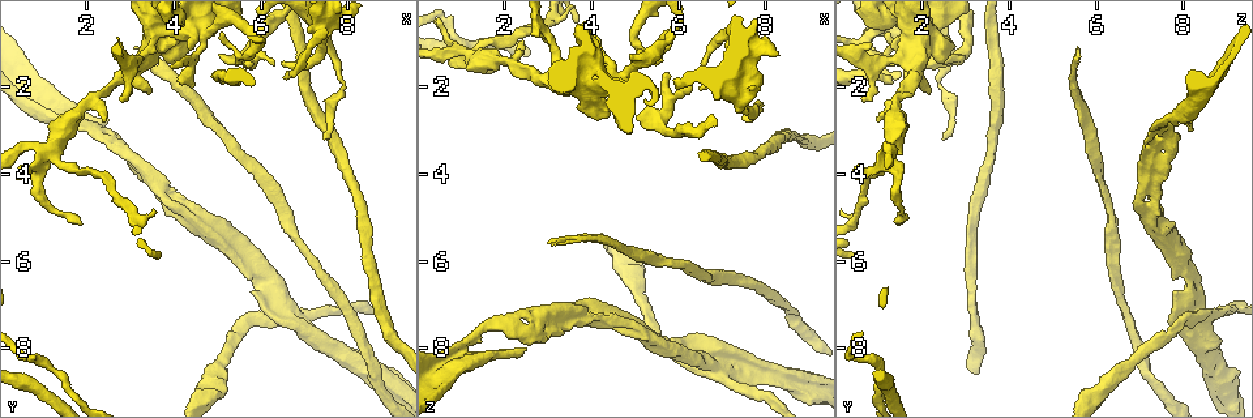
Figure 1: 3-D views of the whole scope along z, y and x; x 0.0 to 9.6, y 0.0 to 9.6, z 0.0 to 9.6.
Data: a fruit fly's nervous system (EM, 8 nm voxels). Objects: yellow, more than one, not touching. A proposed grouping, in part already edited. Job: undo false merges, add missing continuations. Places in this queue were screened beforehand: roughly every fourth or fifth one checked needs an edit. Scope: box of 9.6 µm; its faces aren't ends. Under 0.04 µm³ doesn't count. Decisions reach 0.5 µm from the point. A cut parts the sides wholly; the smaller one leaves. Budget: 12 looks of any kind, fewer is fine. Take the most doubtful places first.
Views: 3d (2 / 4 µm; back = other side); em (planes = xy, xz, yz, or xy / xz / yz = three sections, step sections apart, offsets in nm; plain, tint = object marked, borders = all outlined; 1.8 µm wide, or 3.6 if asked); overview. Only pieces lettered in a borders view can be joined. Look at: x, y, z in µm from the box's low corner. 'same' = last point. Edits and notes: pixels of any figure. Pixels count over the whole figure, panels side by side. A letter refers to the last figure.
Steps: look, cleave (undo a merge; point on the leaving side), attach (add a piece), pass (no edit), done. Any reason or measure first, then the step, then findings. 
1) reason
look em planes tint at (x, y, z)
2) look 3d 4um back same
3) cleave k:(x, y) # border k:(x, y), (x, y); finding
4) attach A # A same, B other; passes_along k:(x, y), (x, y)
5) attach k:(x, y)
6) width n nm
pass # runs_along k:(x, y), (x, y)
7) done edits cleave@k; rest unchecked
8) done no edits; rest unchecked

arms run side by side
look 3d 2um at (6.55, 7.20, 8.25)

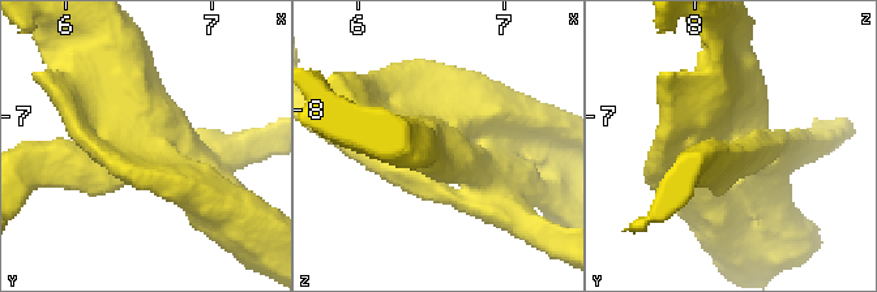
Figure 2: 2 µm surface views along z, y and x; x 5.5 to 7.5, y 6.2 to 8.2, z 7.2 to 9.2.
look em planes plain at (6.56, 7.20, 8.26)

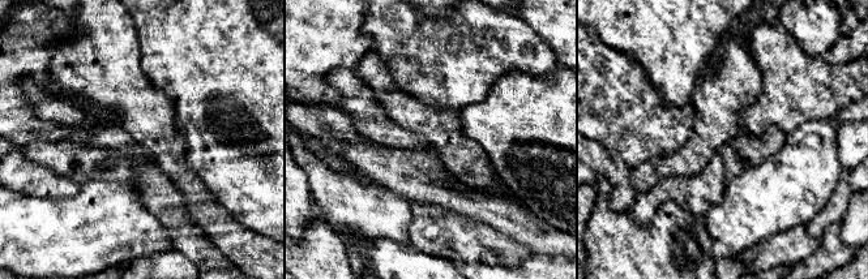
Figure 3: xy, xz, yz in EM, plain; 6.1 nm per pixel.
look em planes borders same

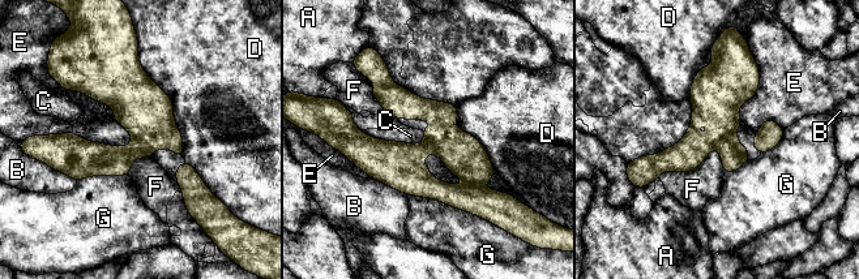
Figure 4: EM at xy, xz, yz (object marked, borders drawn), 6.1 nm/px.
cleave 4:(107, 161) # A other, B other, C other, D other, E other, F other, G other; border 4:(135, 138), (152, 151); a second neuron is stuck on

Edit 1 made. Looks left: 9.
look overview

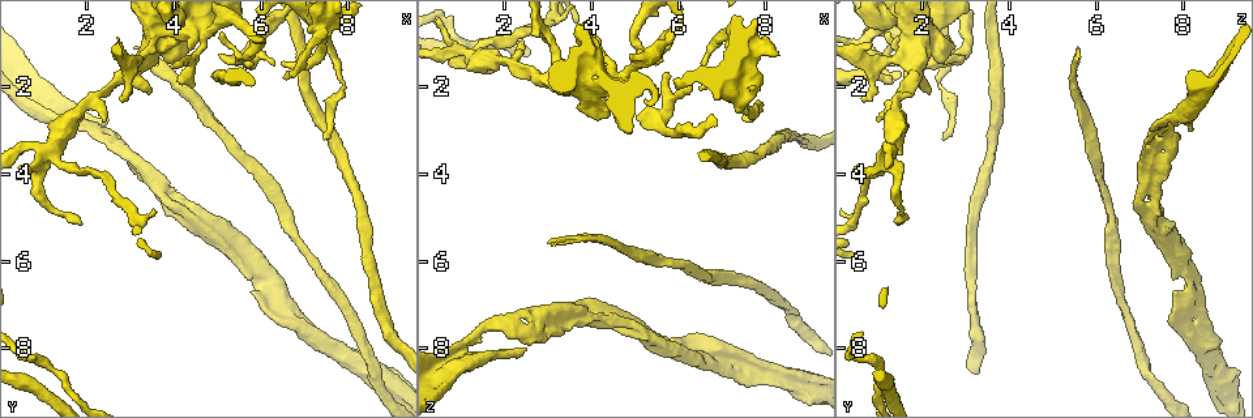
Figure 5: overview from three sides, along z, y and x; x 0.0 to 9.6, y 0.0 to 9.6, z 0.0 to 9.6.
look em planes borders at (1.00, 2.70, 8.15)

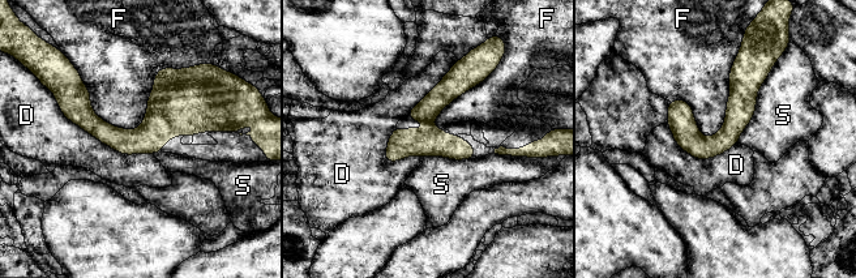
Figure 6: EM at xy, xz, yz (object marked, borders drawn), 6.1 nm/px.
width 150 nm
pass # D other, F other, S other; border 6:(192, 67), (76, 71); all the same neuron

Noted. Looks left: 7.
side arm on a straight run
look 3d 2um at (3.80, 4.35, 7.30)

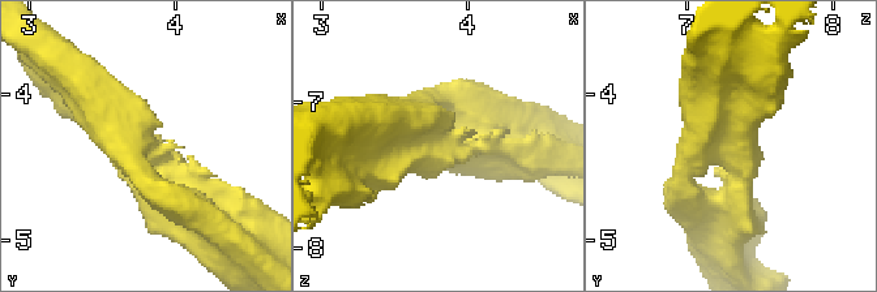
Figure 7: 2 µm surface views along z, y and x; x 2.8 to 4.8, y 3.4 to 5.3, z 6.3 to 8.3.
arms 3; arm_widths 260, 300, 300 nm
look em planes borders at (3.76, 4.40, 7.26)

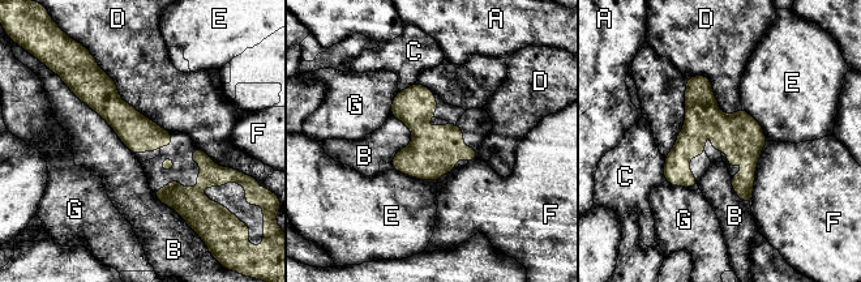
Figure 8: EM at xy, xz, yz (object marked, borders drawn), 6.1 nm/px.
pass # A other, B other, C other, D other, E other, F other, G other; runs_along 8:(90, 78), (142, 135), (167, 142); all the same neuron

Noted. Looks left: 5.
sudden change in width
look 3d 2um at (1.25, 3.50, 1.25)

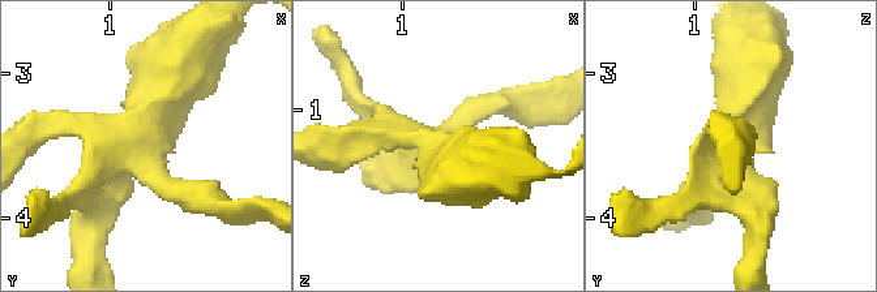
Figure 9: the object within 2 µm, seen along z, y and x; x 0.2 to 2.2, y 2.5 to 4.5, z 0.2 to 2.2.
need the tissue
look em yz step 16 tint at (1.24, 3.52, 1.20)

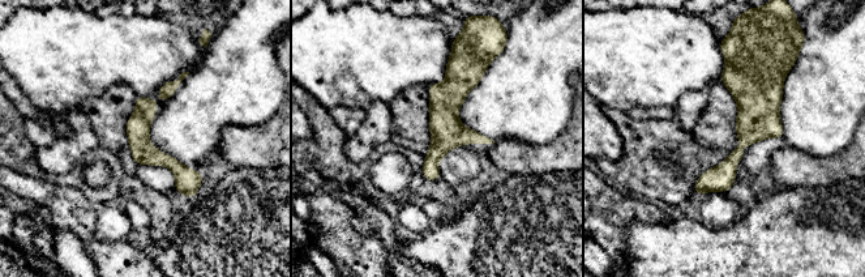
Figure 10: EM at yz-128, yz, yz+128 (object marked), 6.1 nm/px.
what lies round it
look em yz step 16 borders same

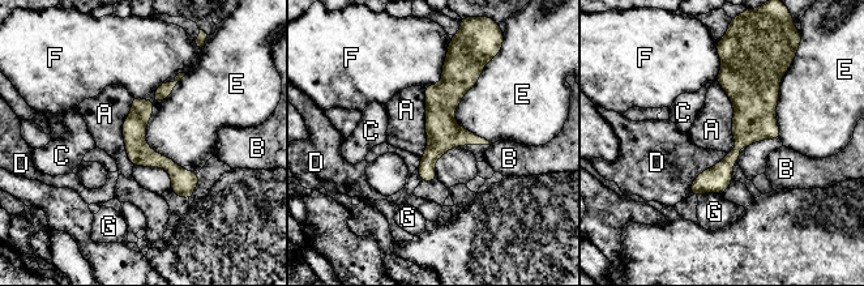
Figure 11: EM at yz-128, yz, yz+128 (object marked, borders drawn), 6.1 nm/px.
pass # A other, B other, C other, D other, E other, F other, G other; runs_along 11:(725, 64), (744, 136), (694, 192); continuous, no second neuron

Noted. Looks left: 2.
done edits cleave@4; rest unchecked

